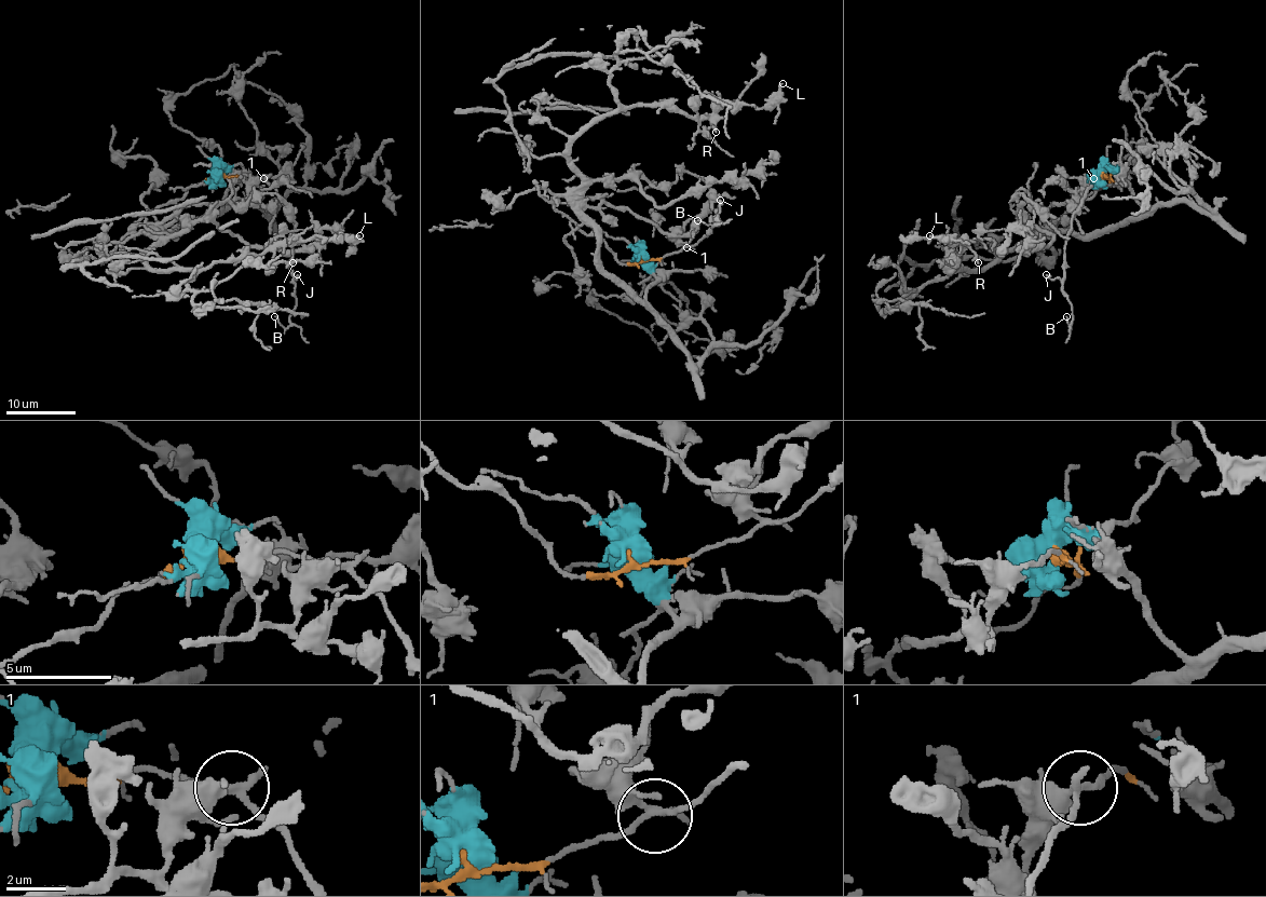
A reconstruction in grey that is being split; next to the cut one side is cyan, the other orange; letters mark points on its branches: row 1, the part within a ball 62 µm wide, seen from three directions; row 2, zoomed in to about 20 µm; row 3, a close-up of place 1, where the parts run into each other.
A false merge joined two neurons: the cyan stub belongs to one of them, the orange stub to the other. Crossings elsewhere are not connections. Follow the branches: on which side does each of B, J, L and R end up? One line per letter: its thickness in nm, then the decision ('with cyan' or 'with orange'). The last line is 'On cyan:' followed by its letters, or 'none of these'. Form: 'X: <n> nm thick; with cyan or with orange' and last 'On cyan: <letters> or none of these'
B: 80 nm thick; with orange
J: 150 nm thick; with orange
L: 200 nm thick; with cyan
R: 200 nm thick; with cyan
On cyan: L, R

